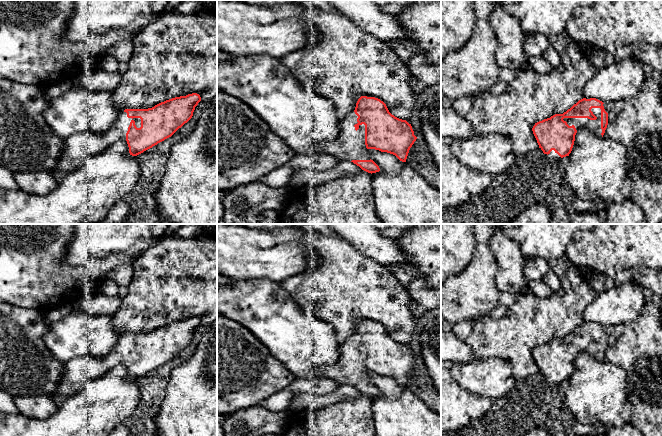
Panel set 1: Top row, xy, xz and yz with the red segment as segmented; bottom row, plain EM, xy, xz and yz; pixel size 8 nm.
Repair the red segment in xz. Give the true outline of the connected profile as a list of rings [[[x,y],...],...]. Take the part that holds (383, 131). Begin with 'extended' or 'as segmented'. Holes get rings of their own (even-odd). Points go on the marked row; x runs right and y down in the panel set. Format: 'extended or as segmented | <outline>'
extended | [[[361,96],[355,110],[339,119],[337,139],[322,143],[320,149],[322,153],[353,162],[372,174],[380,168],[370,158],[369,149],[393,154],[406,162],[416,139],[411,124],[392,115],[383,101]]]

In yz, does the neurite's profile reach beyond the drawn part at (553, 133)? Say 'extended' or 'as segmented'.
extended

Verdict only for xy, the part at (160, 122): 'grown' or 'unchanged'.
grown

